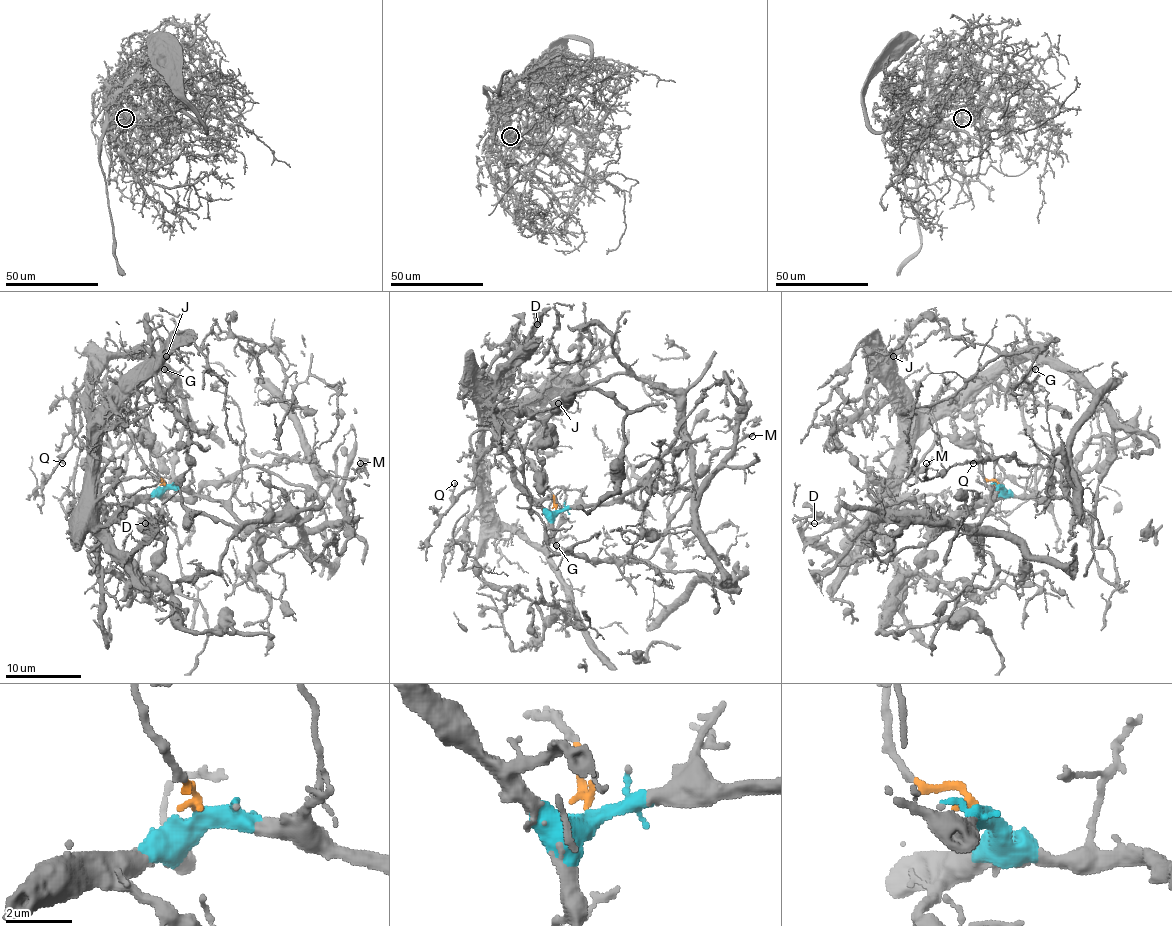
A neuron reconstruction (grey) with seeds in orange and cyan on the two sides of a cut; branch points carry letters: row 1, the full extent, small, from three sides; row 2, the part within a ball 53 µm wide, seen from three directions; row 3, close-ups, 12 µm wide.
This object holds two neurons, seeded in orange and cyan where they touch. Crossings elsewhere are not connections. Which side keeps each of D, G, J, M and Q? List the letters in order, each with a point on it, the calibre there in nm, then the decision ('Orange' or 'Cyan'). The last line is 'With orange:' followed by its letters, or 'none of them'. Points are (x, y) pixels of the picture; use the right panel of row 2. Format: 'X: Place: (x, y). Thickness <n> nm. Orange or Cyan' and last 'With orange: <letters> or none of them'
D: Place: (814, 523). Thickness 200 nm. Cyan
G: Place: (1035, 369). Thickness 140 nm. Cyan
J: Place: (893, 356). Thickness 160 nm. Cyan
M: Place: (926, 463). Thickness 80 nm. Cyan
Q: Place: (973, 463). Thickness 170 nm. Cyan
With orange: none of them

